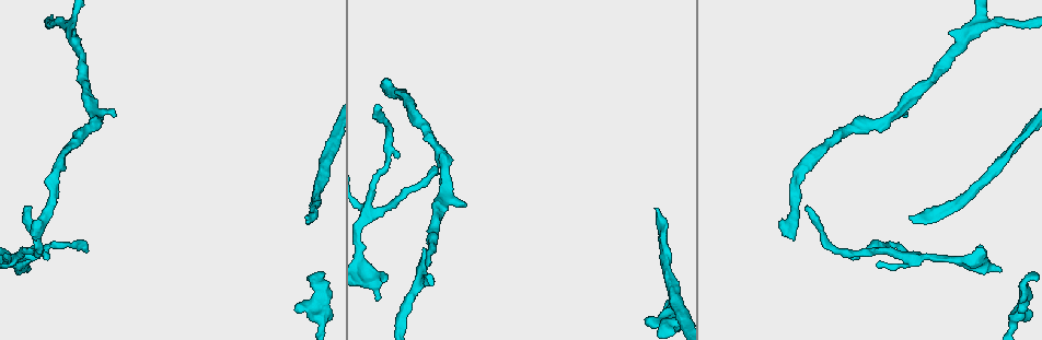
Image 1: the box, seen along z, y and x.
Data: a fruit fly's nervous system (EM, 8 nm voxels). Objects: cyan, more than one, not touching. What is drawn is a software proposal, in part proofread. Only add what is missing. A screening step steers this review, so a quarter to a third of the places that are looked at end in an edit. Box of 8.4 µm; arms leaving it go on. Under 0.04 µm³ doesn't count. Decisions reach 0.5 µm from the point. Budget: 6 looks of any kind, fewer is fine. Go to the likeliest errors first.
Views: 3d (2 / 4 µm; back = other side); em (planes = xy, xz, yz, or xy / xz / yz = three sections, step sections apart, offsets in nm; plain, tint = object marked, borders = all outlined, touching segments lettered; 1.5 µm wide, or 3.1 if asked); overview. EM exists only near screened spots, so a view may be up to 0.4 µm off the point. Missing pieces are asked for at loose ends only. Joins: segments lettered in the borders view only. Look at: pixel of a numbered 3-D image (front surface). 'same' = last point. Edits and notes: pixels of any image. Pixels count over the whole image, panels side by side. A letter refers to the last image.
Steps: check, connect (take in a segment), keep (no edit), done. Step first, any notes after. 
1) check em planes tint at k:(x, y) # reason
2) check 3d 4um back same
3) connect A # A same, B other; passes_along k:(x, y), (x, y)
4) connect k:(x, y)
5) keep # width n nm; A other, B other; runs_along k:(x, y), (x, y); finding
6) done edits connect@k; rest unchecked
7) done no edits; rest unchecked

check 3d 2um back at 1:(910, 219) # end of a long branch

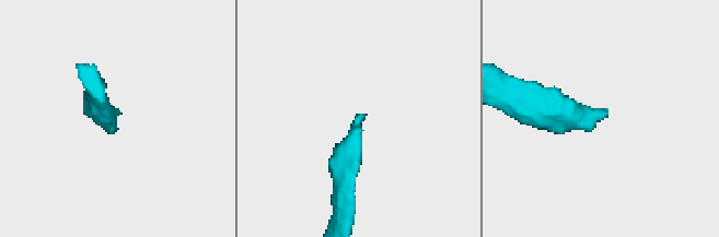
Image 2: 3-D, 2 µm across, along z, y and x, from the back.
check em yz step 4 tint at 2:(115, 111) # shape alone is not enough

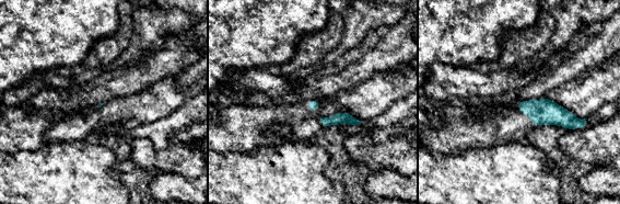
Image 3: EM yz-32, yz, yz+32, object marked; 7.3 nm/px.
check em planes borders same

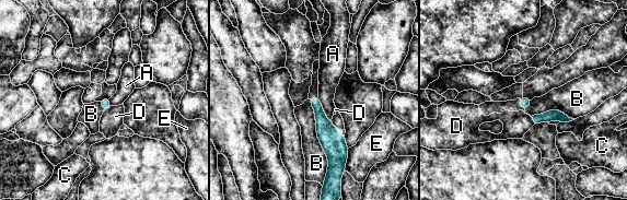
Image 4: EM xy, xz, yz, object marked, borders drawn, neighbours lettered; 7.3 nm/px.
connect D # A other, B other, C other, D same, E other; the cell continues

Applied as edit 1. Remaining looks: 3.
check overview

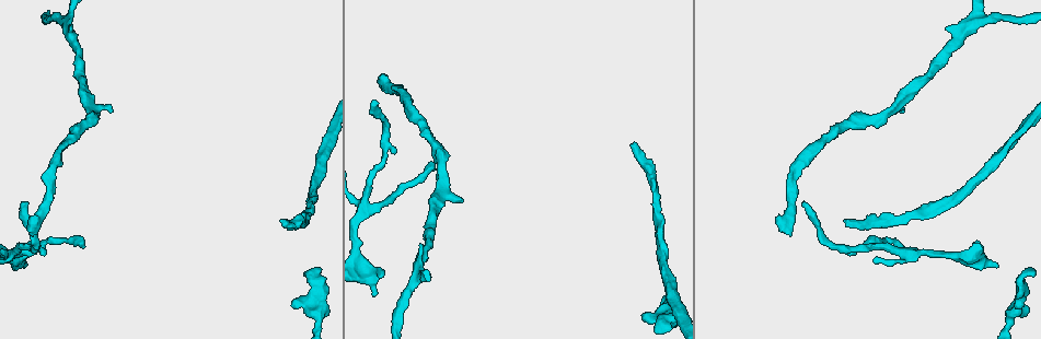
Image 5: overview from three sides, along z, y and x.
check 3d 4um back at 5:(379, 85) # an open end

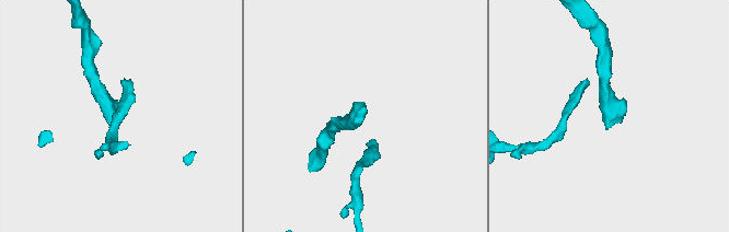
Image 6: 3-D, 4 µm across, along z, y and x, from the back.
check em xz step 4 borders at 6:(362, 119) # now the EM

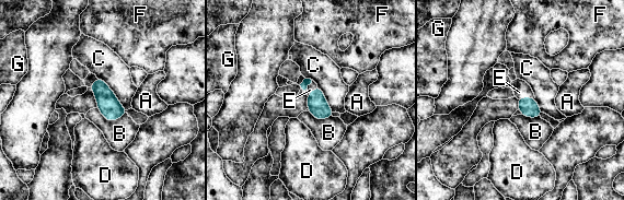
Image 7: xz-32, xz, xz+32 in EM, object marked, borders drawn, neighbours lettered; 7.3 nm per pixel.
connect E # A other, B other, C other, D other, E same, F other, G other; passes_along 7:(528, 106), (526, 97), (521, 89); the cell continues

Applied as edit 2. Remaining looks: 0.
done edits connect@4, connect@7; rest unchecked

